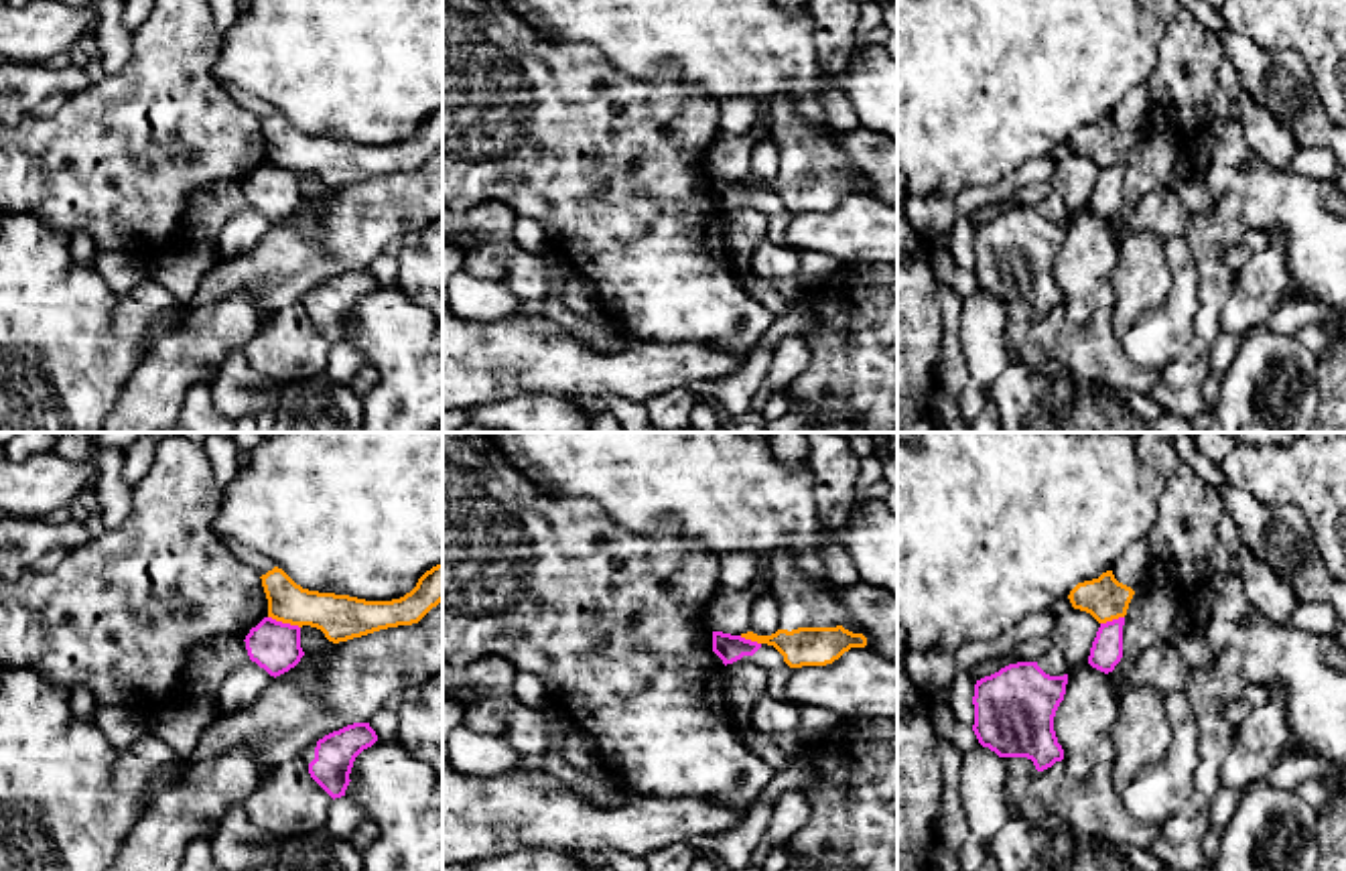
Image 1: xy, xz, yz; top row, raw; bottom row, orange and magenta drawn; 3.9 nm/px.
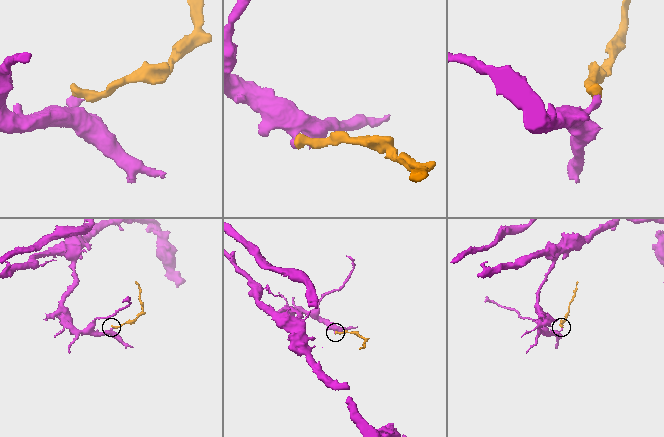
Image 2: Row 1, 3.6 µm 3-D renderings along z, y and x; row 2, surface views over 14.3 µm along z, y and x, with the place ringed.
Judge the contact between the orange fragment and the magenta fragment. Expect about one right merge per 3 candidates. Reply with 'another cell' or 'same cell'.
another cell

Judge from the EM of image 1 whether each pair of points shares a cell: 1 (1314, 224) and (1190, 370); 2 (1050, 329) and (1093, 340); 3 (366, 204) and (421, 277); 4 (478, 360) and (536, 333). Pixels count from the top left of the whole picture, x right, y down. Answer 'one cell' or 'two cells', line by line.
1: one cell
2: one cell
3: two cells
4: one cell

